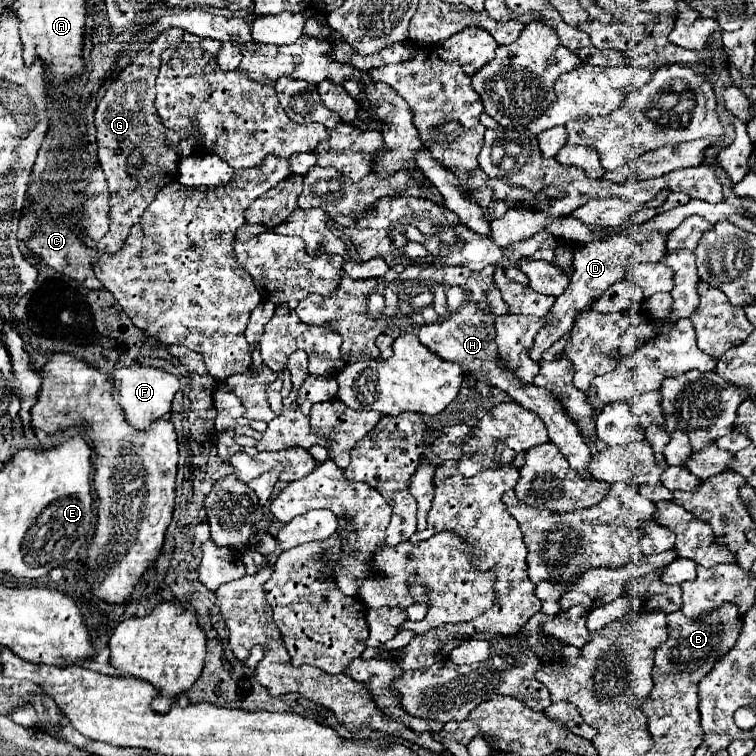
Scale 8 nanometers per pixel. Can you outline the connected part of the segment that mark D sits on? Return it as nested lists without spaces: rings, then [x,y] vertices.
[[[637,227],[633,229],[631,235],[617,233],[599,243],[589,243],[589,245],[579,247],[579,251],[575,253],[575,259],[573,259],[575,271],[571,275],[571,283],[565,289],[565,293],[561,293],[555,299],[555,305],[551,307],[555,311],[555,317],[551,319],[551,325],[543,327],[539,331],[539,335],[535,337],[535,343],[531,347],[531,359],[539,361],[543,351],[547,351],[555,341],[559,341],[563,335],[567,335],[577,317],[577,311],[591,305],[591,301],[597,299],[609,285],[623,279],[623,269],[629,263],[659,263],[665,253],[667,253],[667,233],[659,233],[659,231],[649,231],[649,233],[643,231],[641,233]]]

